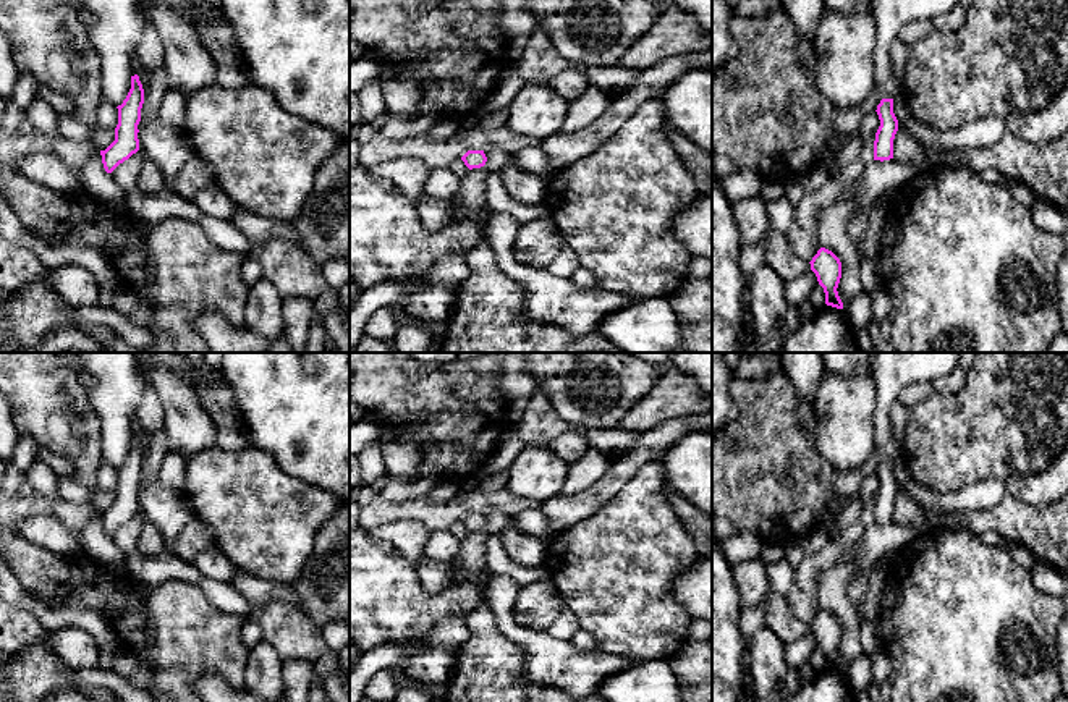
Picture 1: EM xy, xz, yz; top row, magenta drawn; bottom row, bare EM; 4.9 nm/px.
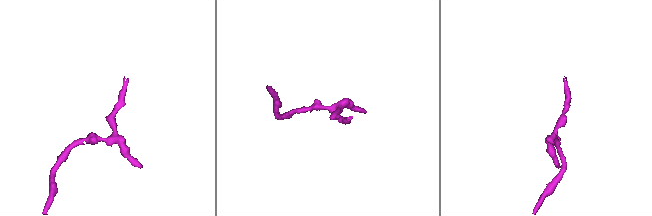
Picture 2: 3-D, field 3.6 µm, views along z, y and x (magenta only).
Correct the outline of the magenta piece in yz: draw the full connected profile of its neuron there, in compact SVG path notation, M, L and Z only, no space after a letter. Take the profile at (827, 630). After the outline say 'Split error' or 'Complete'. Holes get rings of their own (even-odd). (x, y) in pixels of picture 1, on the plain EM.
M820 610L809 626L819 647L824 650L825 666L843 671L843 665L837 653L841 641L840 621L832 613Z. Complete

